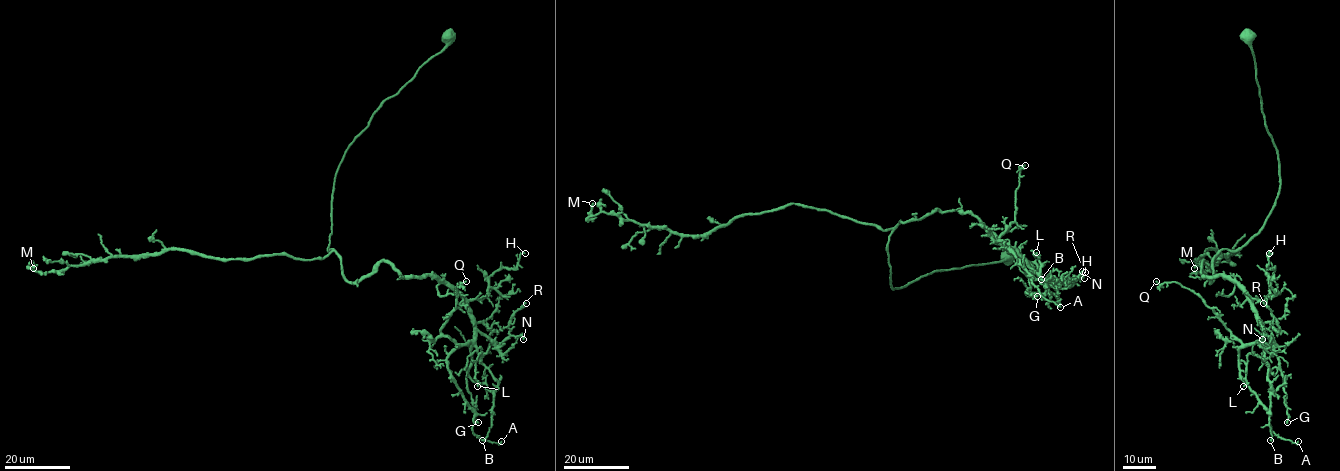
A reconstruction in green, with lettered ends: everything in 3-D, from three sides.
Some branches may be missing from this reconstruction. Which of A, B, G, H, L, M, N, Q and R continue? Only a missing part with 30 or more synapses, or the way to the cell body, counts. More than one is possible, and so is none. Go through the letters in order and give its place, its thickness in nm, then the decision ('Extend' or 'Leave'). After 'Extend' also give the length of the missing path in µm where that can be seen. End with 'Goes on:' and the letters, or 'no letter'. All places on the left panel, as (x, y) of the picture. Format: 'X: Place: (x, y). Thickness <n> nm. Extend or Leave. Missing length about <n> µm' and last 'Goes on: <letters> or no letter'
A: Place: (501, 441). Thickness 100 nm. Leave
B: Place: (482, 440). Thickness 220 nm. Leave
G: Place: (478, 422). Thickness 170 nm. Leave
H: Place: (525, 253). Thickness 140 nm. Leave
L: Place: (477, 386). Thickness 130 nm. Leave
M: Place: (33, 268). Thickness 280 nm. Leave
N: Place: (523, 339). Thickness 180 nm. Leave
Q: Place: (466, 281). Thickness 100 nm. Leave
R: Place: (526, 303). Thickness 180 nm. Leave
Goes on: no letter

